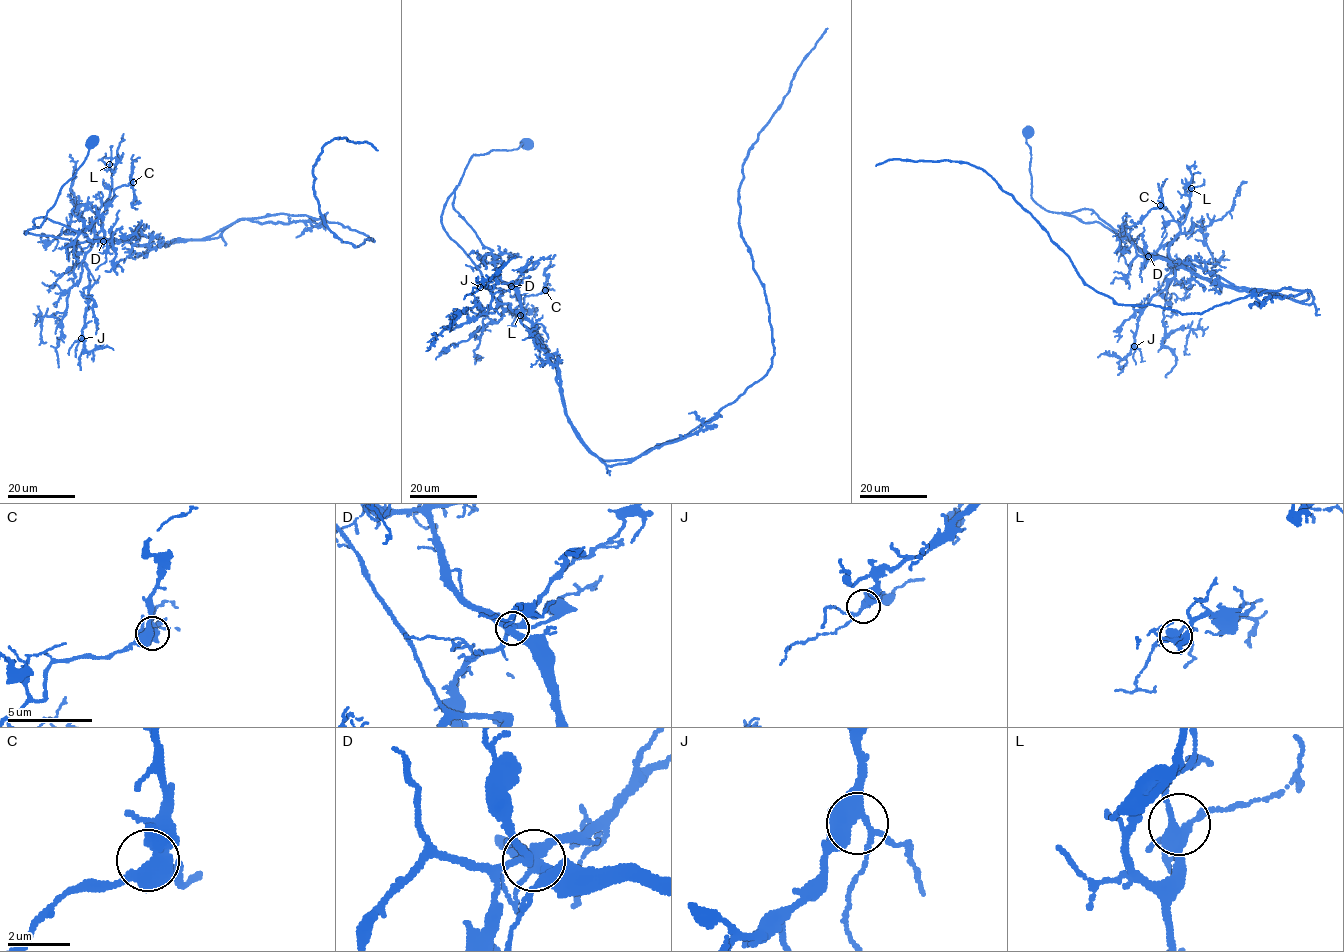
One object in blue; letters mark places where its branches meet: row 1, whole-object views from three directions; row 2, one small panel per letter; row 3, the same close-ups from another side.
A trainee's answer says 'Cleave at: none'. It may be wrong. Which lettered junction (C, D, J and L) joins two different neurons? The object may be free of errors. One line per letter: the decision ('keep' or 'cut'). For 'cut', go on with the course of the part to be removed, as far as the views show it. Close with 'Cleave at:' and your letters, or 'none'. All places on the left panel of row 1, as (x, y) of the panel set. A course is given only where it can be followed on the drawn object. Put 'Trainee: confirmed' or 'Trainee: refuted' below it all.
C: keep
D: cut; foreign part runs (104, 240), (156, 247), (217, 238), (246, 219), (309, 221), (314, 226), (328, 212)
J: keep
L: keep
Cleave at: D
Trainee: refuted

